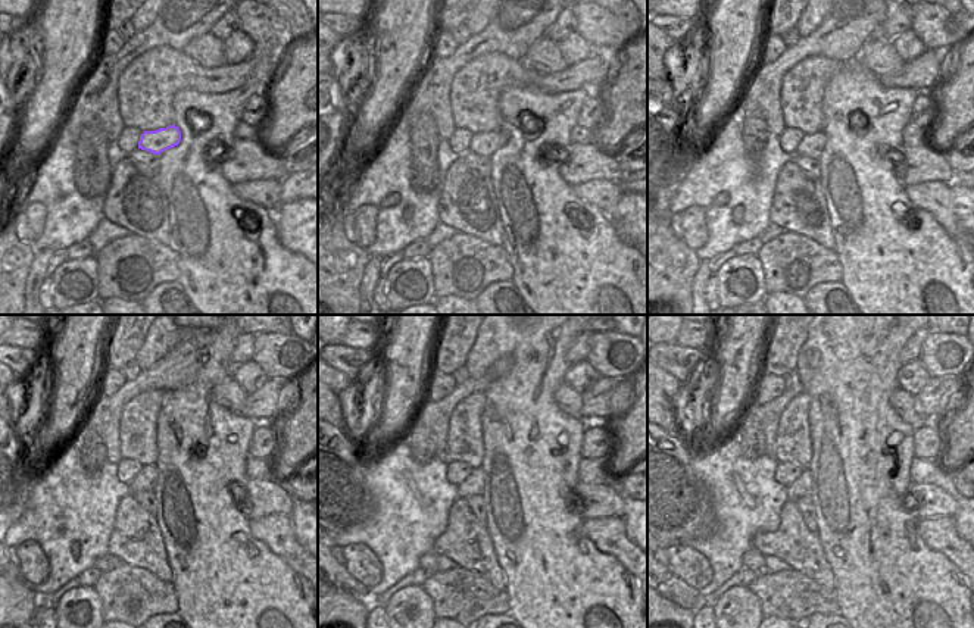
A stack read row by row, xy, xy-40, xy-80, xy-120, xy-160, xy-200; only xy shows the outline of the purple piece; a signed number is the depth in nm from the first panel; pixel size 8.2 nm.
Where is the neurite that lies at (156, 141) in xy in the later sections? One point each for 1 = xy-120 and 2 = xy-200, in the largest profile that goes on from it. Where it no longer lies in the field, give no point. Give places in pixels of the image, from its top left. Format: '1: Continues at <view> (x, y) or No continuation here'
1: Continues at xy-120 (146, 480)
2: Continues at xy-200 (801, 487).

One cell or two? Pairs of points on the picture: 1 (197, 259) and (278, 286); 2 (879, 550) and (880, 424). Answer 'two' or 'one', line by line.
1: one
2: one

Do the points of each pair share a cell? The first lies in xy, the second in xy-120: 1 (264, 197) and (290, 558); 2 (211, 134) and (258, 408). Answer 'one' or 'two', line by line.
1: one
2: two

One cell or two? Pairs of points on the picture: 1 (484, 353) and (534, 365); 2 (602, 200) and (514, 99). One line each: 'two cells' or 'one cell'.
1: one cell
2: two cells

